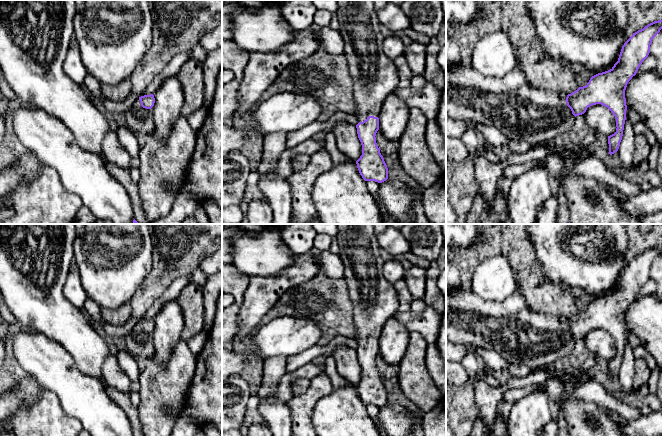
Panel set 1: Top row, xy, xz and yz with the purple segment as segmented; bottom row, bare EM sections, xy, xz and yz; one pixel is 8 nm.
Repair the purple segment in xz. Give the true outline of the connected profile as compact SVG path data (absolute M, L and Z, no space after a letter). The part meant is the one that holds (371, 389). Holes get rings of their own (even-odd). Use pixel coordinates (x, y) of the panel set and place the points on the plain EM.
M338 224L336 238L341 247L341 258L344 264L344 280L353 307L355 325L355 340L359 347L356 349L358 362L362 369L362 379L356 385L360 399L365 405L382 407L388 403L388 392L376 367L376 357L379 354L379 338L386 321L395 316L399 306L398 294L394 285L384 277L384 259L380 254L380 246L372 224Z

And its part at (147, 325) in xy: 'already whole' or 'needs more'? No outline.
needs more

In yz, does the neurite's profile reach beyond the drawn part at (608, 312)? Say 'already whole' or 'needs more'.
needs more

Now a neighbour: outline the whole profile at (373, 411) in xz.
M366 405L367 414L372 419L377 419L380 411L380 407L375 405Z

